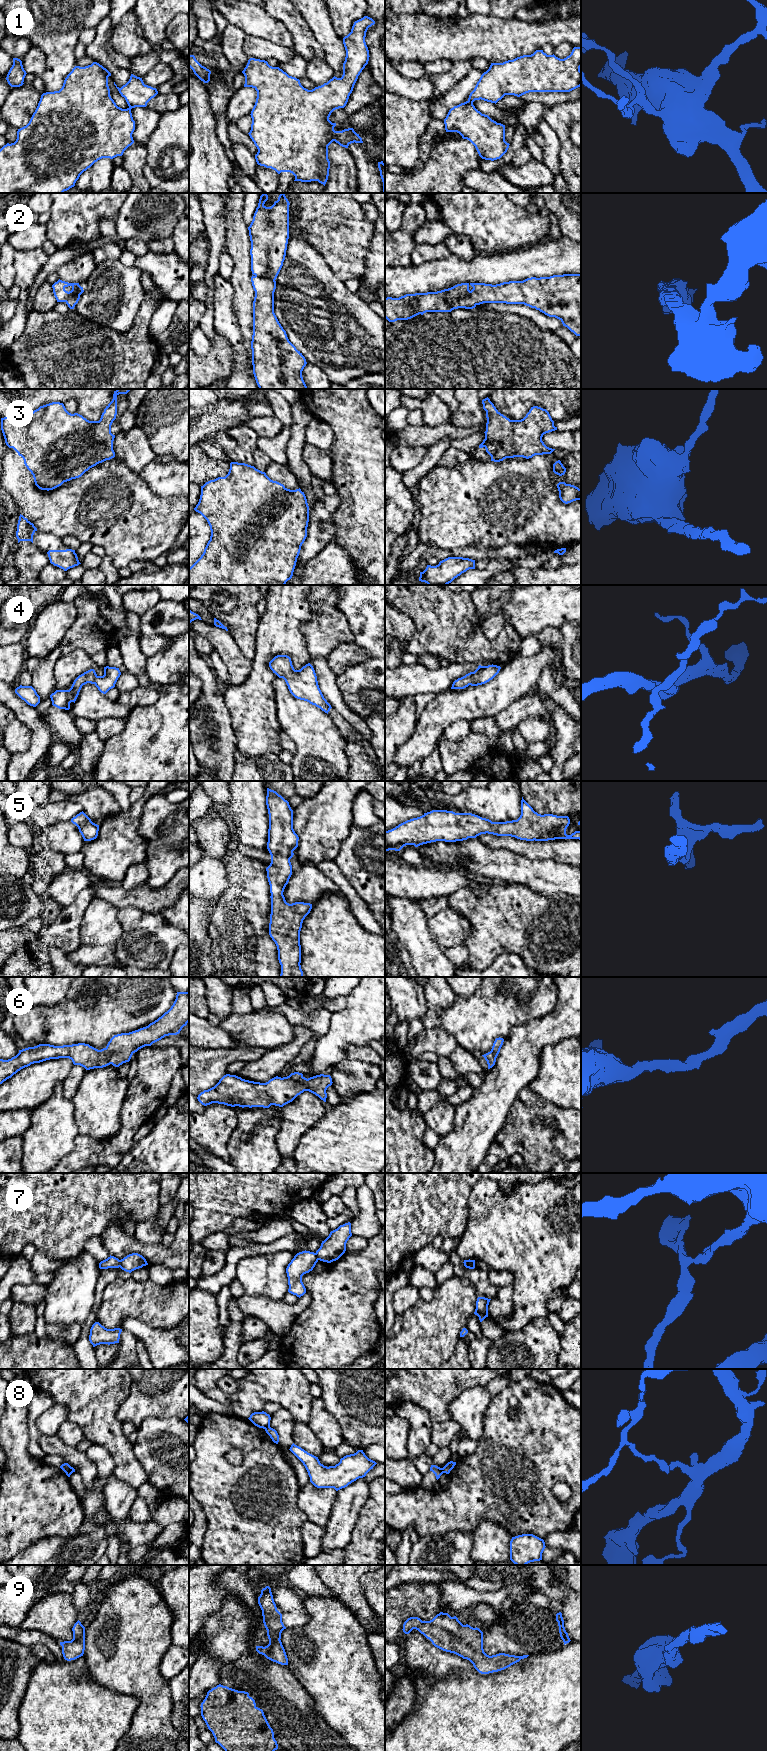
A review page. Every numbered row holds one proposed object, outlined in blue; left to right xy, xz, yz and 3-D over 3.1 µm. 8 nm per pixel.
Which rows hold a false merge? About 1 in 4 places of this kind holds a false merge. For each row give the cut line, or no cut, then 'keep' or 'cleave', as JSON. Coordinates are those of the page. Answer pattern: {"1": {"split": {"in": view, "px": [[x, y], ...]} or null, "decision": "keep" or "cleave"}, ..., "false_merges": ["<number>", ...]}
{"1": {"split": null, "decision": "keep"}, "2": {"split": null, "decision": "keep"}, "3": {"split": null, "decision": "keep"}, "4": {"split": null, "decision": "keep"}, "5": {"split": null, "decision": "keep"}, "6": {"split": null, "decision": "keep"}, "7": {"split": {"in": "xy", "px": [[119, 1260], [120, 1266]]}, "decision": "cleave"}, "8": {"split": {"in": "xz", "px": [[269, 1425], [265, 1429]]}, "decision": "cleave"}, "9": {"split": null, "decision": "keep"}, "false_merges": ["7", "8"]}

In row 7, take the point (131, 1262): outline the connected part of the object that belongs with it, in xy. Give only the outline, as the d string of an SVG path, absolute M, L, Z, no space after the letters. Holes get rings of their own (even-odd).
M138 1253L129 1254L120 1260L120 1268L129 1273L146 1265L146 1259Z

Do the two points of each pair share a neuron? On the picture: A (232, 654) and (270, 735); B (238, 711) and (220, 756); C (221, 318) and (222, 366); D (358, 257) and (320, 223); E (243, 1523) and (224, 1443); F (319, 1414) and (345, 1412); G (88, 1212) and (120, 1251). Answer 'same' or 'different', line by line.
A: different
B: different
C: different
D: same
E: same
F: different
G: different

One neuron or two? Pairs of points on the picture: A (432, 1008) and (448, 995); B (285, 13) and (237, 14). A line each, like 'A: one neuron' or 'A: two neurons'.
A: one neuron
B: two neurons

